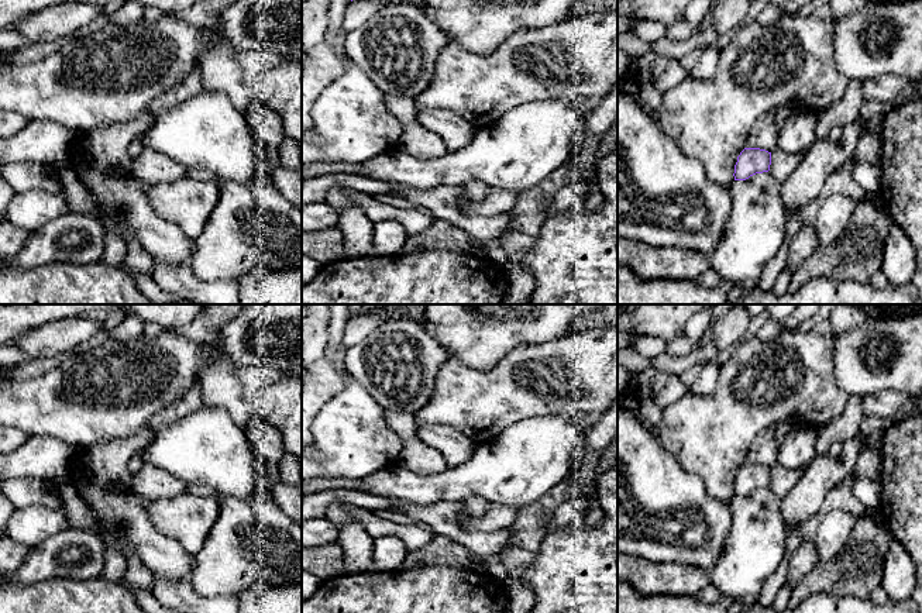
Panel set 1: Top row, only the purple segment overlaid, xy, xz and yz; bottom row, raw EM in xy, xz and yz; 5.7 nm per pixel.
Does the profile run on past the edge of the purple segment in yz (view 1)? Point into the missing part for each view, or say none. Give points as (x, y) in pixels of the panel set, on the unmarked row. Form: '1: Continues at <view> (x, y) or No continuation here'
1: No continuation here

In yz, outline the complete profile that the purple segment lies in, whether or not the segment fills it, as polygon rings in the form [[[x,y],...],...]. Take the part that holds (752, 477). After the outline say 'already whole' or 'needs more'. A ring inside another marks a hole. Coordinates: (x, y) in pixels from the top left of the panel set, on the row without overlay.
[[[744,464],[734,481],[734,496],[746,496],[756,489],[768,488],[771,468],[760,464]]]; already whole

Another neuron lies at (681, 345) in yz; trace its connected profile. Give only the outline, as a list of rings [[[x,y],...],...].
[[[681,335],[667,342],[665,352],[672,357],[687,357],[695,349],[695,347],[696,342],[691,341],[685,335]]]

